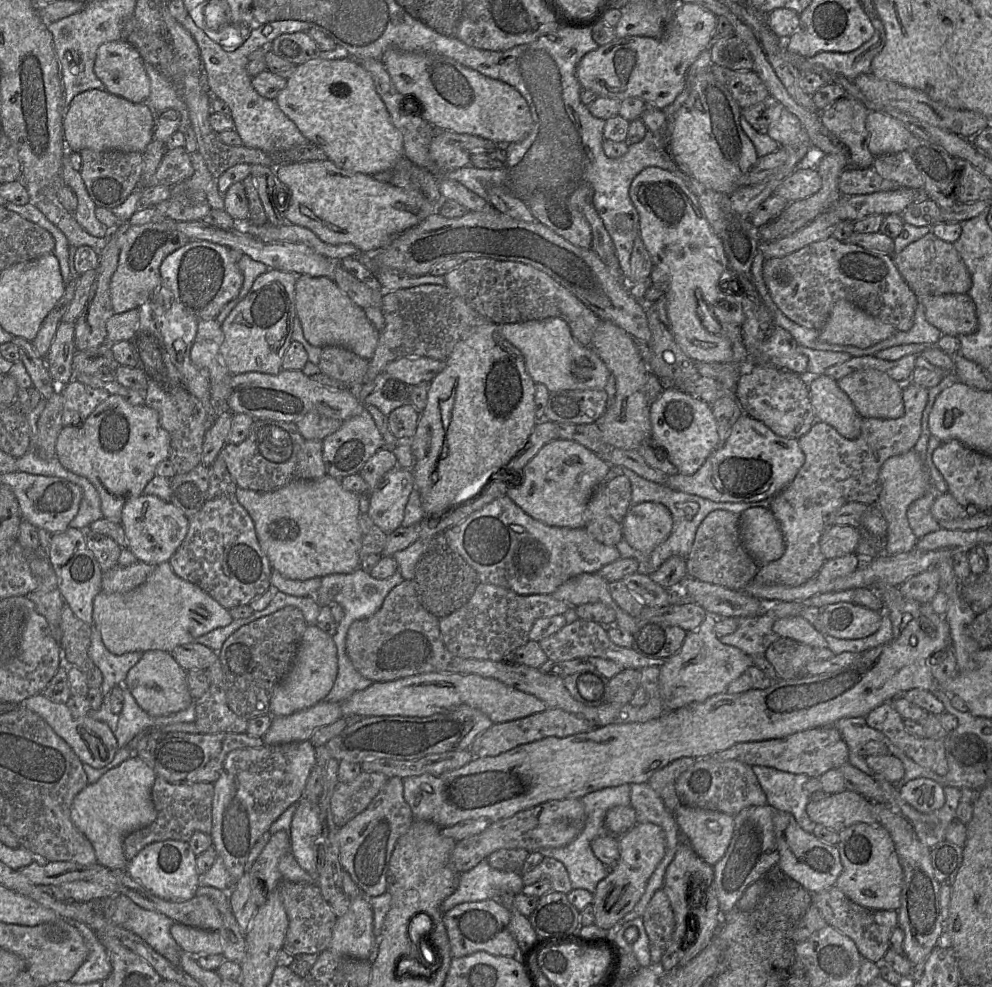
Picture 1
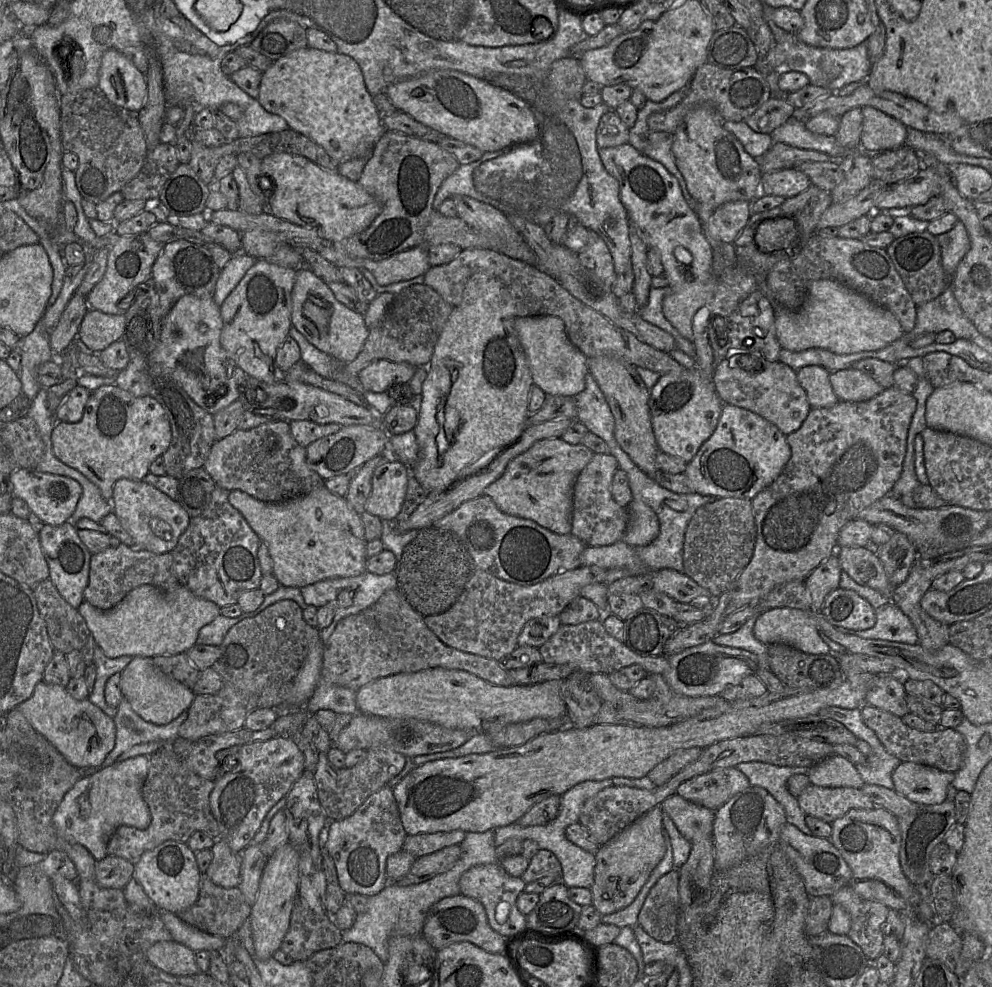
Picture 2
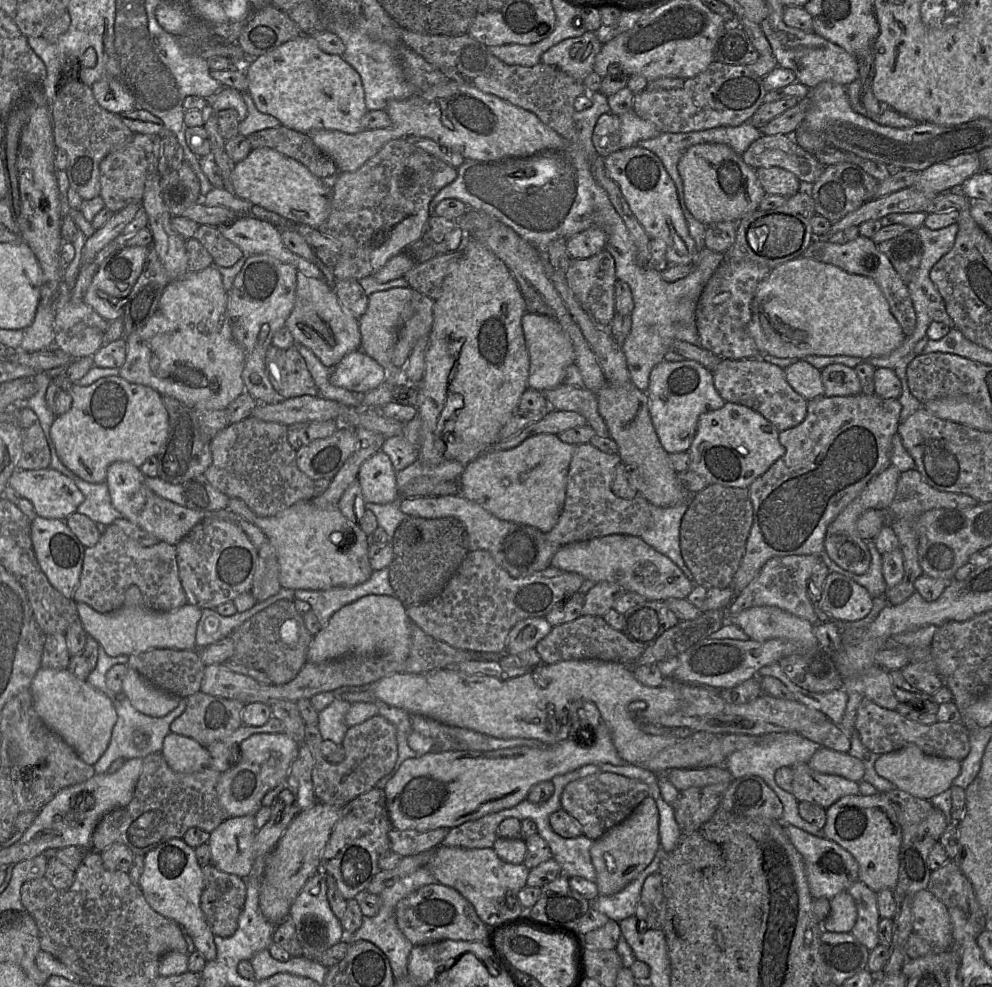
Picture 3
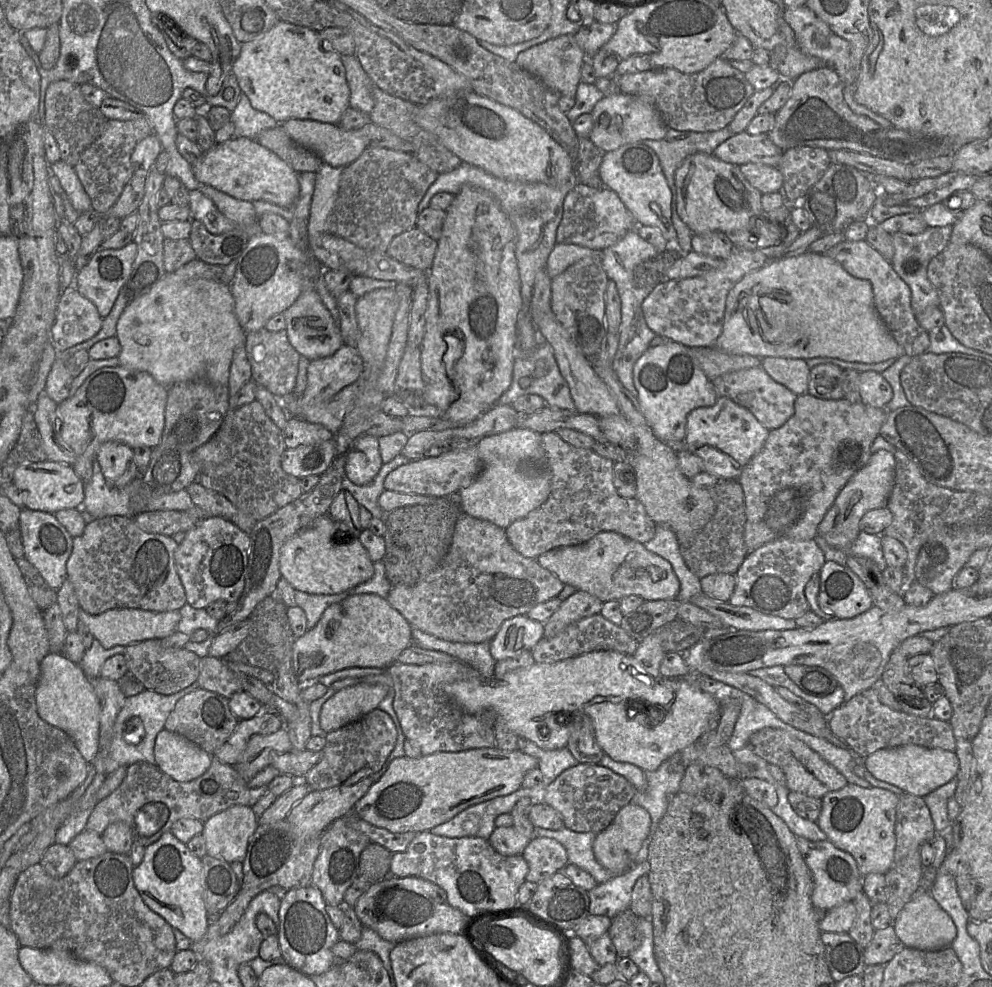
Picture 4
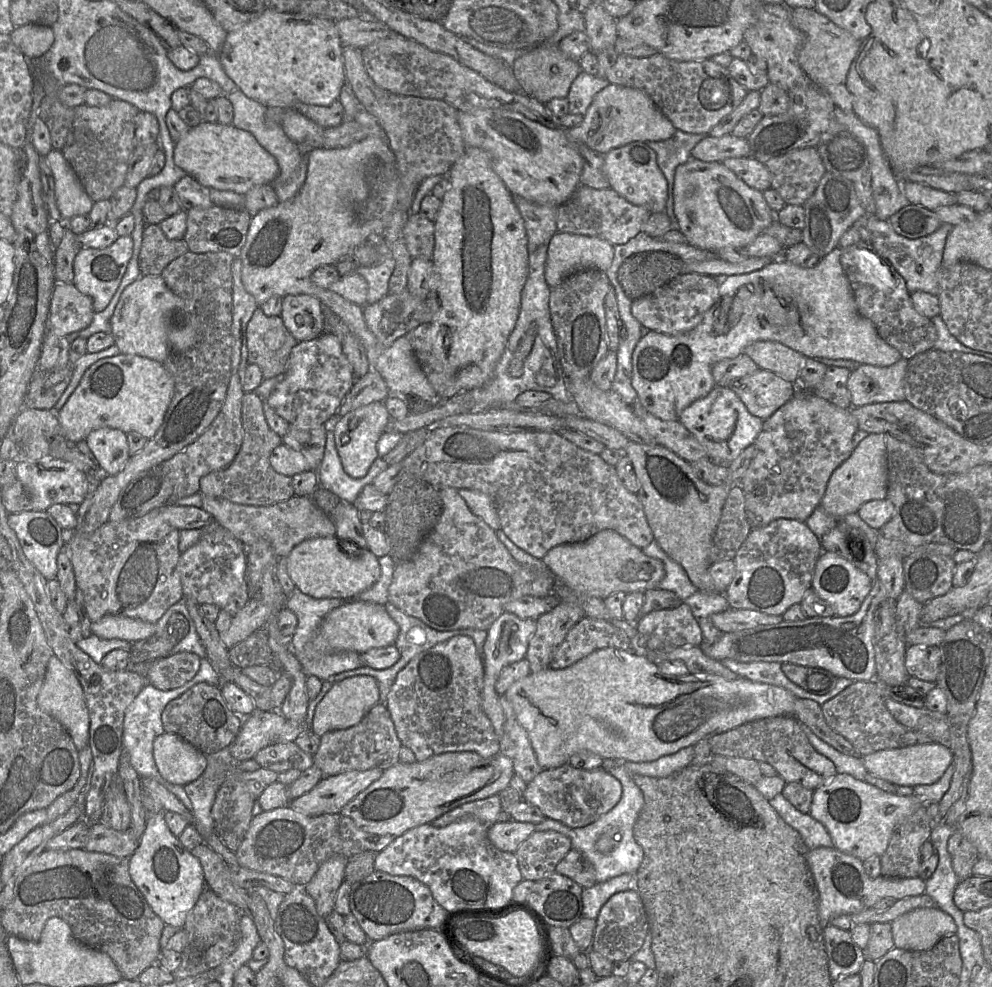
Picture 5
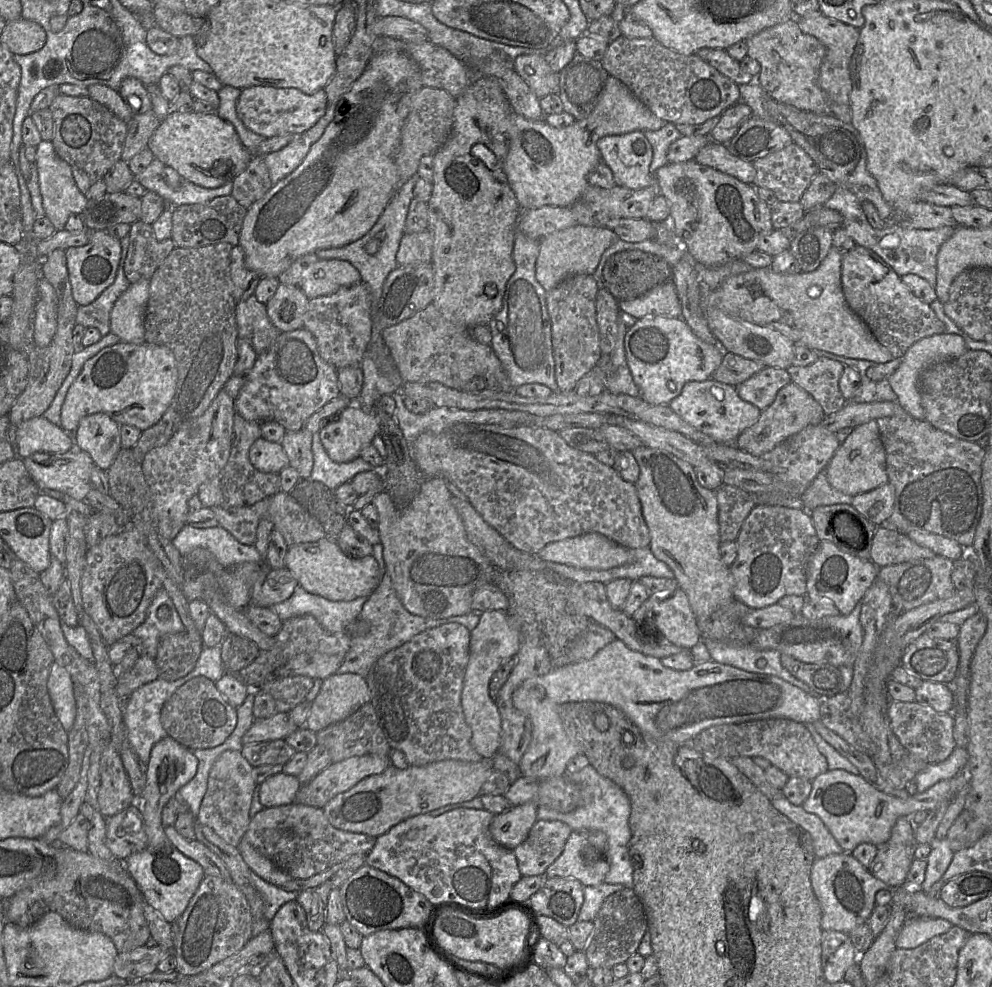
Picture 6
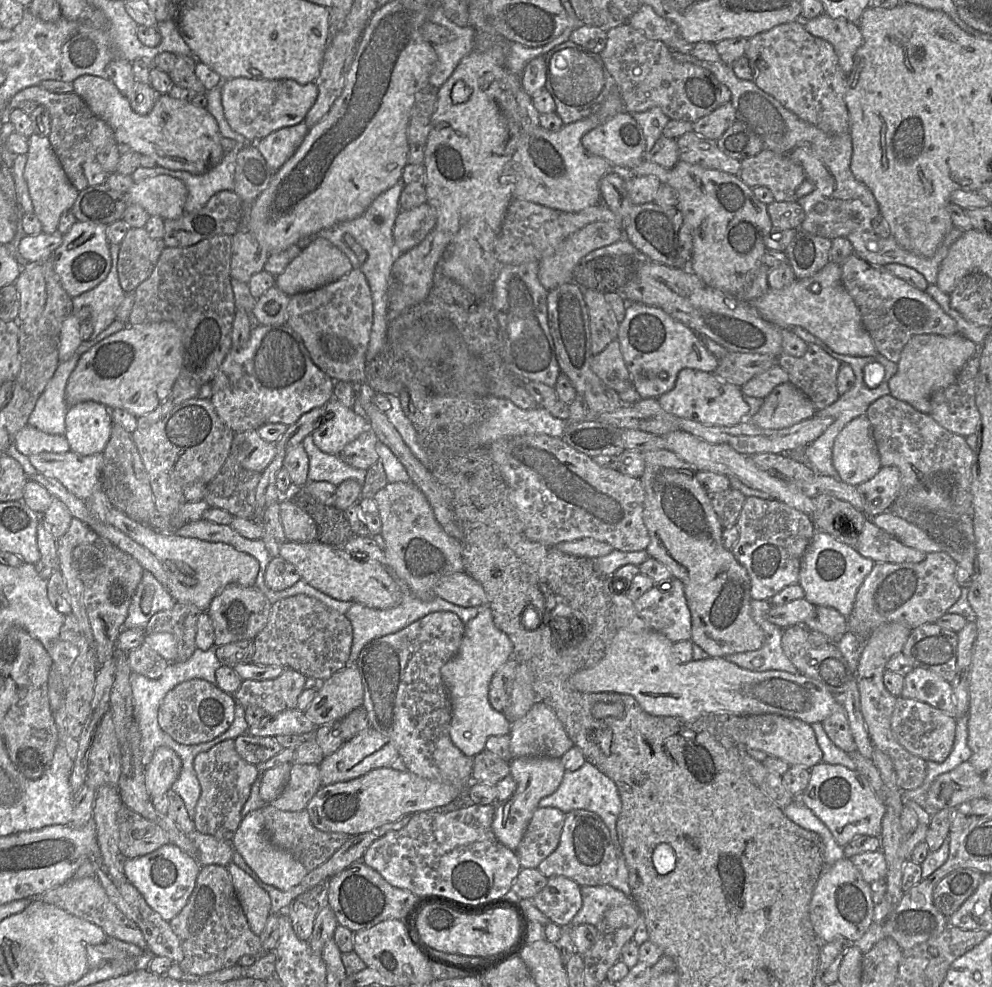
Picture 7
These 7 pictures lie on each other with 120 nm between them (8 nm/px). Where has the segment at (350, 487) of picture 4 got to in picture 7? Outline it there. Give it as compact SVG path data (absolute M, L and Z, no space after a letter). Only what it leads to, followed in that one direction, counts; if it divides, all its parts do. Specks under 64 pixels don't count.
M312 434L302 441L309 458L309 481L327 481L336 486L348 479L354 479L361 485L366 479L366 470L352 467L338 455L323 452L314 442Z

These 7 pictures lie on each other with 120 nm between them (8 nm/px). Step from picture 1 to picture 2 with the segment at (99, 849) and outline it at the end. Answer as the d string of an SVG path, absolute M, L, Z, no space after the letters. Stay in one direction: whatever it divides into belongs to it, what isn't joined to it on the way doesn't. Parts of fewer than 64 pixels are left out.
M138 755L122 762L82 776L64 795L52 822L62 838L83 845L100 861L105 858L107 844L120 826L145 829L151 823L150 810L143 799L142 787L147 777L150 755Z

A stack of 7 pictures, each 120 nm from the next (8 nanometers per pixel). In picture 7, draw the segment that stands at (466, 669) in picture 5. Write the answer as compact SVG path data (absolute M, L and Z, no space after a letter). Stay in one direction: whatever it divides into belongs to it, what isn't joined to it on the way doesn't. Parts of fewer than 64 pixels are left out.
M433 612L398 632L370 641L355 664L362 678L363 707L367 710L370 726L393 742L408 771L422 778L452 784L462 794L472 782L473 757L465 756L451 740L452 706L441 668L458 652L464 631L465 624L455 613Z

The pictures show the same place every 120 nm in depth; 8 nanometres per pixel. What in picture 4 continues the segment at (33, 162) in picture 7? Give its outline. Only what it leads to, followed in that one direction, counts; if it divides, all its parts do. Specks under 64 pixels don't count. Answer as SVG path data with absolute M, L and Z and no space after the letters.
M61 159L50 164L50 168L58 177L71 205L77 212L84 213L93 209L91 199L73 167Z

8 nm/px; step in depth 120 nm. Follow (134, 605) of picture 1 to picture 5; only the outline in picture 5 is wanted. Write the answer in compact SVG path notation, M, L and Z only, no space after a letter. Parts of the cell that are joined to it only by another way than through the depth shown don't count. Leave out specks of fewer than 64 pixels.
M106 615L99 621L91 622L91 633L102 639L121 639L130 643L149 638L155 634L155 624L145 622L136 618L129 618L123 616Z

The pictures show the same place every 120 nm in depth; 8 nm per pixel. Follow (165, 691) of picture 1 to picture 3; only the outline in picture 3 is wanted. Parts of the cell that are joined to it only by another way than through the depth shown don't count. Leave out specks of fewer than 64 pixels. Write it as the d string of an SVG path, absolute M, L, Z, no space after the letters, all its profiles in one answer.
M132 668L127 669L122 691L137 711L157 718L170 713L181 700L181 697L159 690Z

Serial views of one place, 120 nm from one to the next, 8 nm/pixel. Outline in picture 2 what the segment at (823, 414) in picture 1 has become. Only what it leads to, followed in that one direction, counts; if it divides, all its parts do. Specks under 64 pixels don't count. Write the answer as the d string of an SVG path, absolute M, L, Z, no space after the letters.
M817 365L804 366L797 371L798 382L806 391L811 408L827 408L840 401L829 377L830 371Z

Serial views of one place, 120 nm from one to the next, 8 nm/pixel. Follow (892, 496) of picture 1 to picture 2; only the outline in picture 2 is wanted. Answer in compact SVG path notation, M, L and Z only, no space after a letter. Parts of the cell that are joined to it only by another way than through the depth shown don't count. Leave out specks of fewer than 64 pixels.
M895 531L890 540L880 546L878 557L890 583L898 586L917 561L917 550L905 534Z

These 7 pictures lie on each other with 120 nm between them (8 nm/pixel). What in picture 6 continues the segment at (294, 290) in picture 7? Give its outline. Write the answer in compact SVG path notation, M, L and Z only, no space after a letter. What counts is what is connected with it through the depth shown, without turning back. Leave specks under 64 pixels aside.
M320 259L303 273L299 288L308 299L330 295L341 287L361 282L359 271L348 261Z

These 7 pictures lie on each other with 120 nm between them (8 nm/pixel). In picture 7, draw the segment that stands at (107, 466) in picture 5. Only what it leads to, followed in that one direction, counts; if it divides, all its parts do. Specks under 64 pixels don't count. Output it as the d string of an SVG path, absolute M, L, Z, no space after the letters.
M85 401L68 407L65 415L65 437L71 451L81 455L103 453L112 429L110 409Z

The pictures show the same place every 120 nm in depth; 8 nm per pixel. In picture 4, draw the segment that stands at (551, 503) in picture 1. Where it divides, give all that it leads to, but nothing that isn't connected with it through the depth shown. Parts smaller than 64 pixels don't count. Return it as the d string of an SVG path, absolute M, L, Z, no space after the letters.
M516 427L482 438L477 442L477 449L482 470L470 484L458 491L462 512L506 529L512 522L526 517L548 499L551 479L544 466L542 433Z

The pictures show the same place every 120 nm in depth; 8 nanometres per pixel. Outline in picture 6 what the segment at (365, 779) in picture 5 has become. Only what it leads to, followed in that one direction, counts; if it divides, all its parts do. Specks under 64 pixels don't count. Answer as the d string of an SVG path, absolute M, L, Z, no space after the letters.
M371 754L331 763L308 784L301 786L294 803L323 809L333 797L368 776L382 773L390 764L390 757Z

